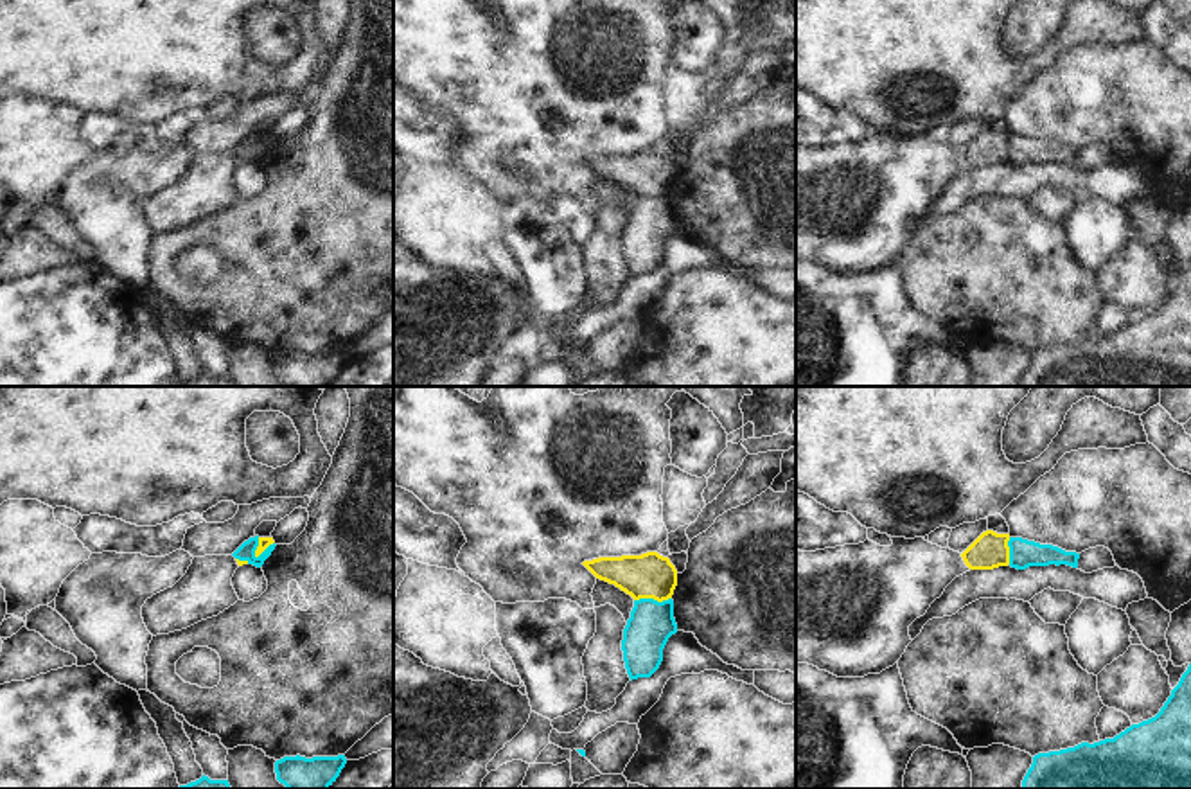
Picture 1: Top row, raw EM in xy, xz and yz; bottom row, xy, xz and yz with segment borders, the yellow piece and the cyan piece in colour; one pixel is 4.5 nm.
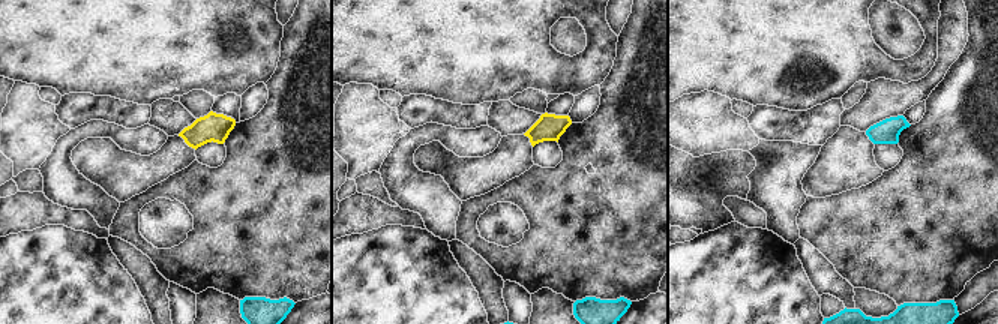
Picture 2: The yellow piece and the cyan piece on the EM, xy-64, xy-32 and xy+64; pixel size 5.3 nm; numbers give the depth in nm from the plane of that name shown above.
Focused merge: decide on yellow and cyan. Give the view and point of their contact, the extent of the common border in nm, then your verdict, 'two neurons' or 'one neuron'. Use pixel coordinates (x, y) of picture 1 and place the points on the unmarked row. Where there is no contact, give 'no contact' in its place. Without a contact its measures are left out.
contact xy (263, 148); length 120 nm; two neurons

